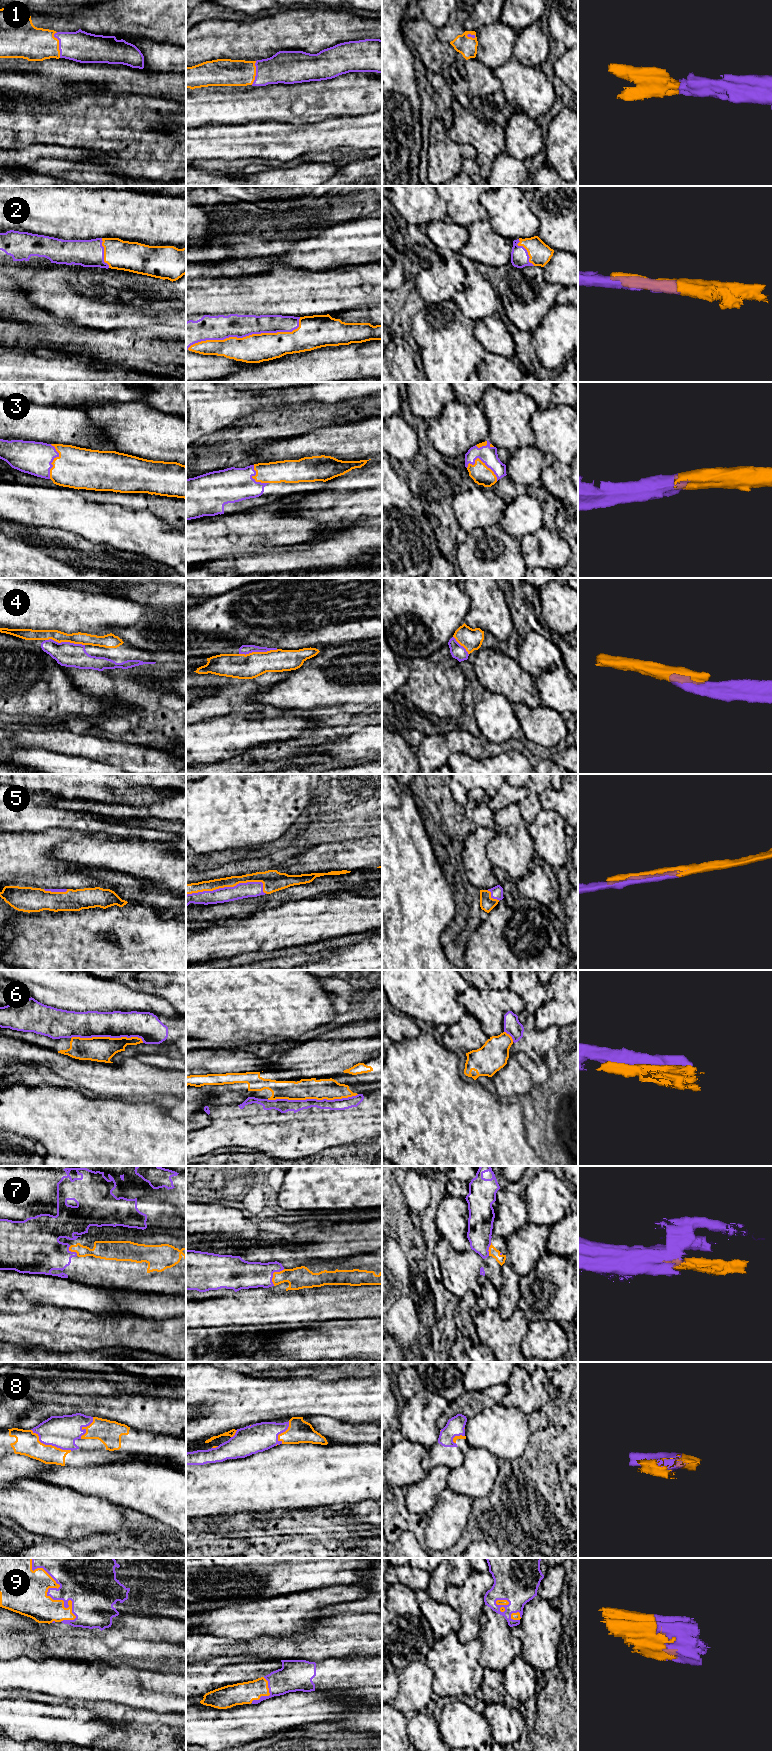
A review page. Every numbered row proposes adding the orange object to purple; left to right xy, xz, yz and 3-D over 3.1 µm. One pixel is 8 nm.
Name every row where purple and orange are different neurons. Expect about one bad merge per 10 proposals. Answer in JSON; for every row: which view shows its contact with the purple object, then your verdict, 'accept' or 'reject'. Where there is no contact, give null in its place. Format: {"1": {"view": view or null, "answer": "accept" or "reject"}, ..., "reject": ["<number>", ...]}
{"1": {"view": "xy", "answer": "accept"}, "2": {"view": "xz", "answer": "accept"}, "3": {"view": "yz", "answer": "accept"}, "4": {"view": "xy", "answer": "accept"}, "5": {"view": "xz", "answer": "accept"}, "6": {"view": "xz", "answer": "reject"}, "7": {"view": "xz", "answer": "accept"}, "8": {"view": "xy", "answer": "accept"}, "9": {"view": "xy", "answer": "accept"}, "reject": ["6"]}

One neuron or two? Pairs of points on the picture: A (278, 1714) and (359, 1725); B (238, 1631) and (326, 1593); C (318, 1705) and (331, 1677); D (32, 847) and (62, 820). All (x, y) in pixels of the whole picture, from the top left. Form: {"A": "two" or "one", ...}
{"A": "two", "B": "one", "C": "two", "D": "two"}

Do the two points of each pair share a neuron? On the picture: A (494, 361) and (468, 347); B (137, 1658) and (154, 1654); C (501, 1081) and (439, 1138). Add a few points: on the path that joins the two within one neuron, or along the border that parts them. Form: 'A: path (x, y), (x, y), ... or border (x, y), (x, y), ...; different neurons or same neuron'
A: border (486, 352), (475, 370); different neurons
B: path (141, 1654), (150, 1654); same neuron
C: border (495, 1095), (500, 1099), (513, 1100); different neurons

